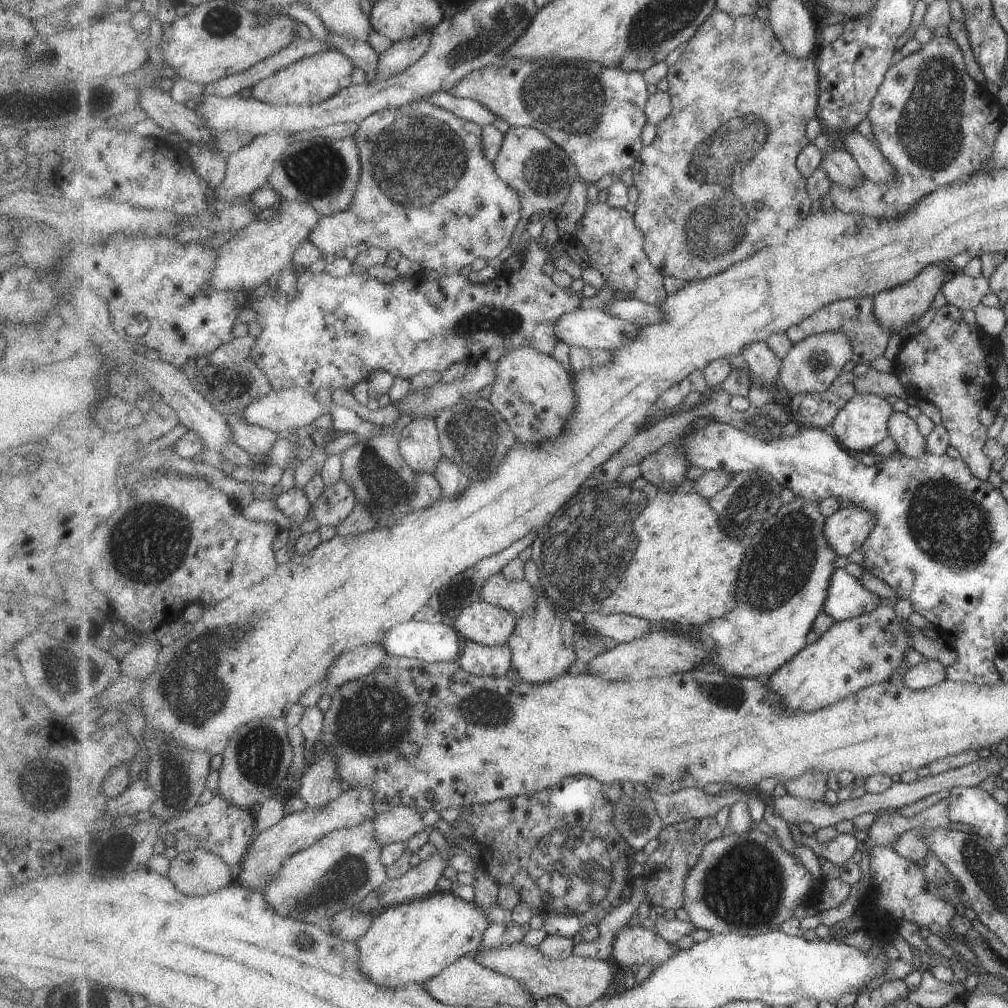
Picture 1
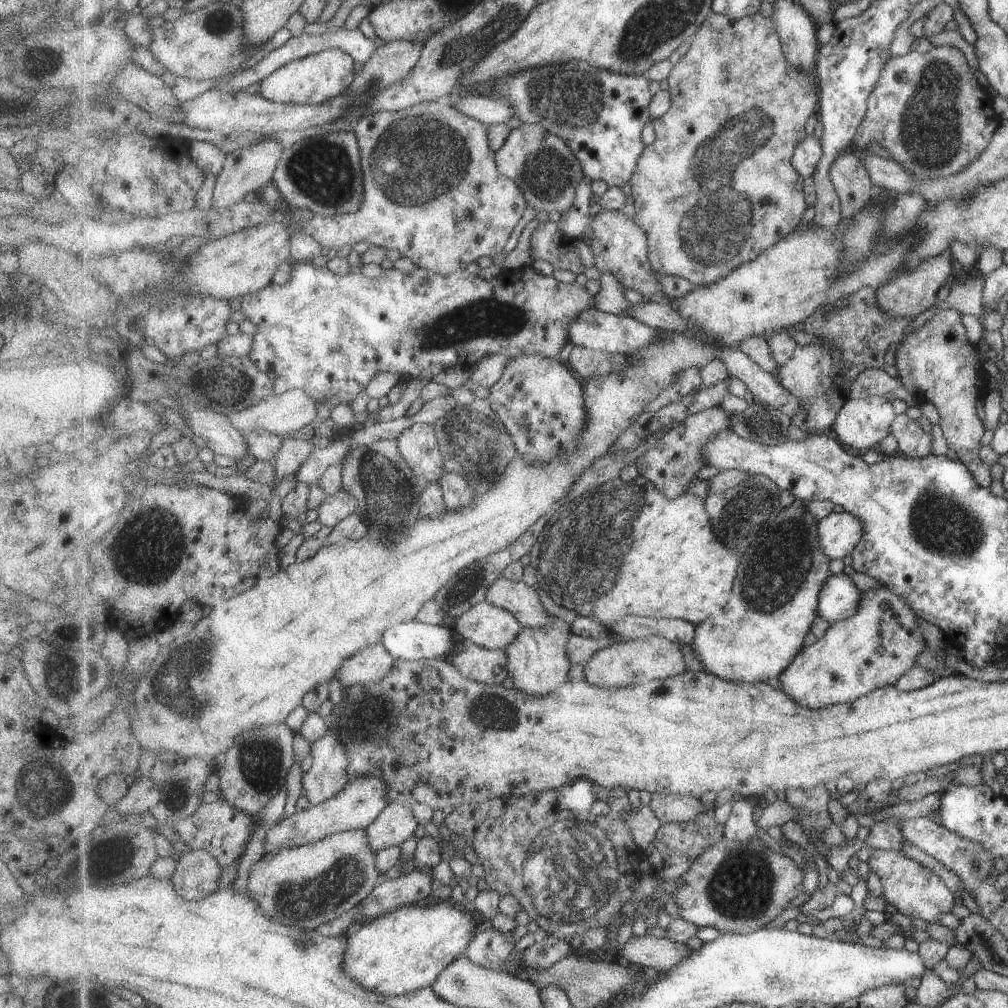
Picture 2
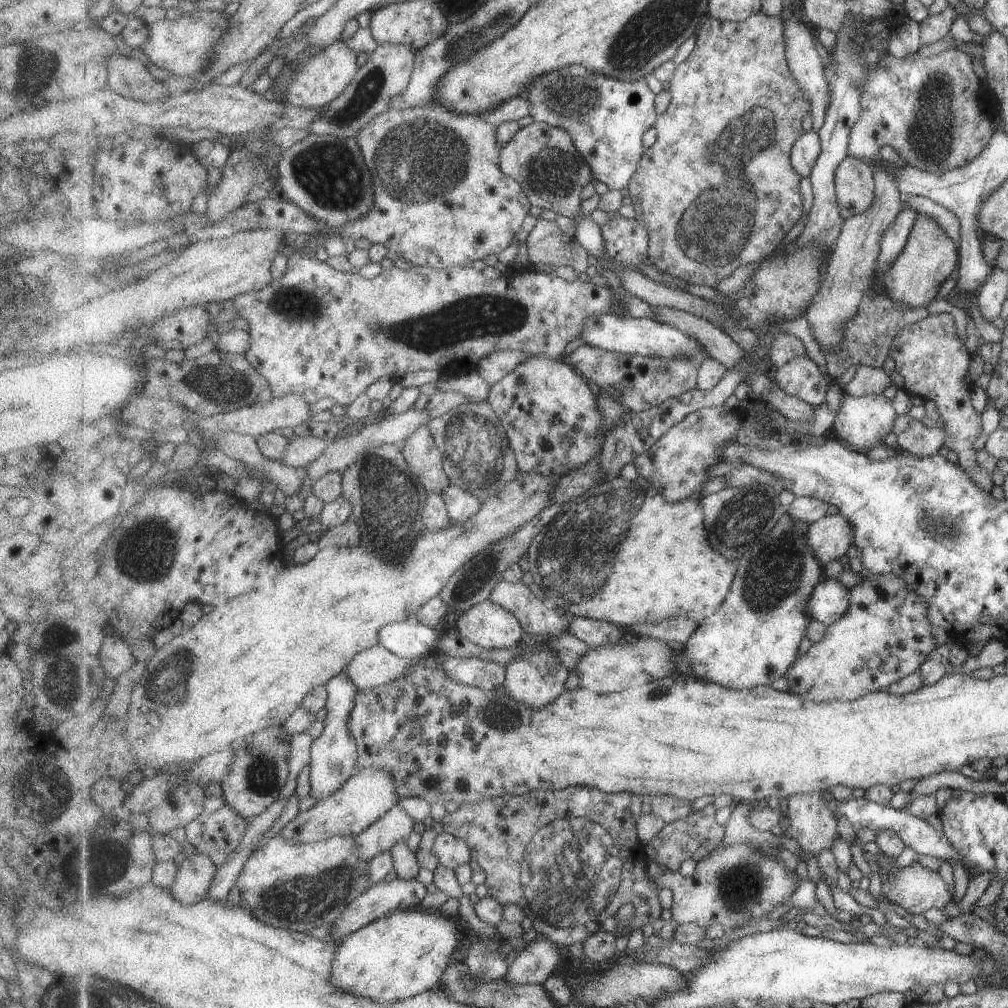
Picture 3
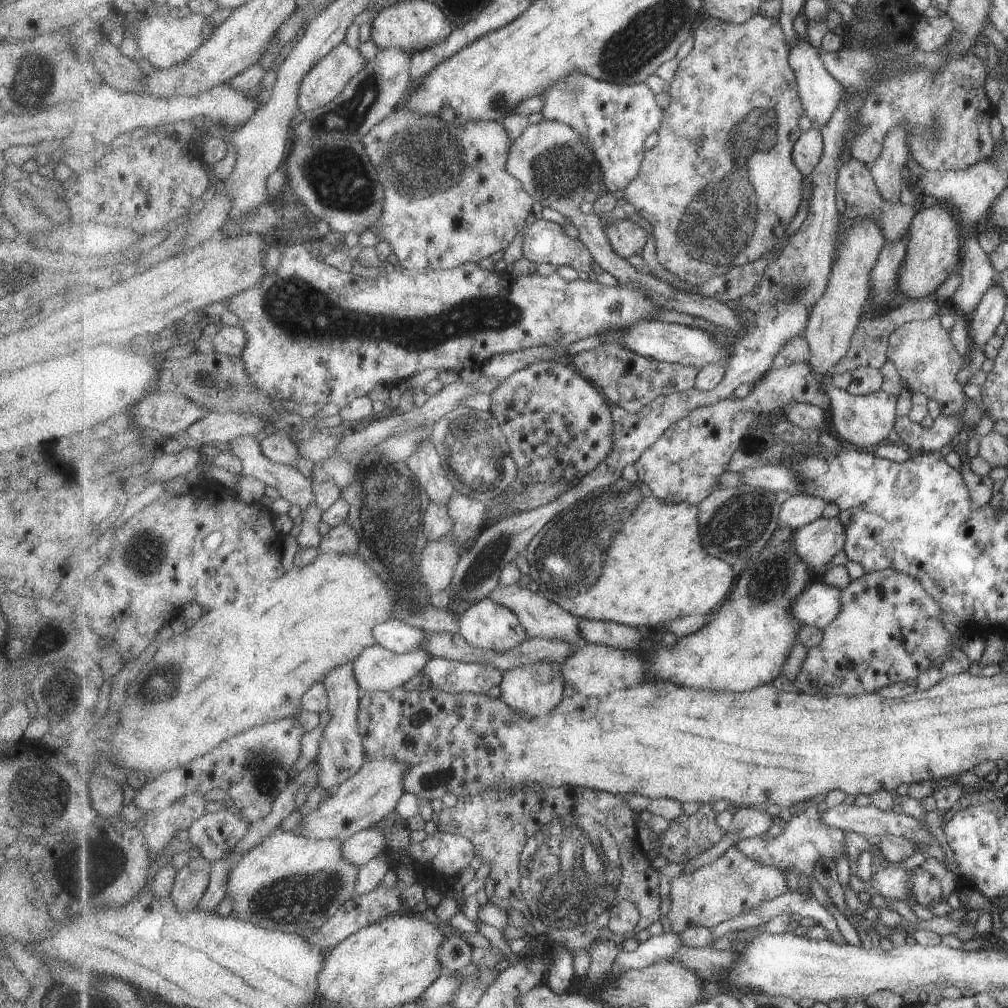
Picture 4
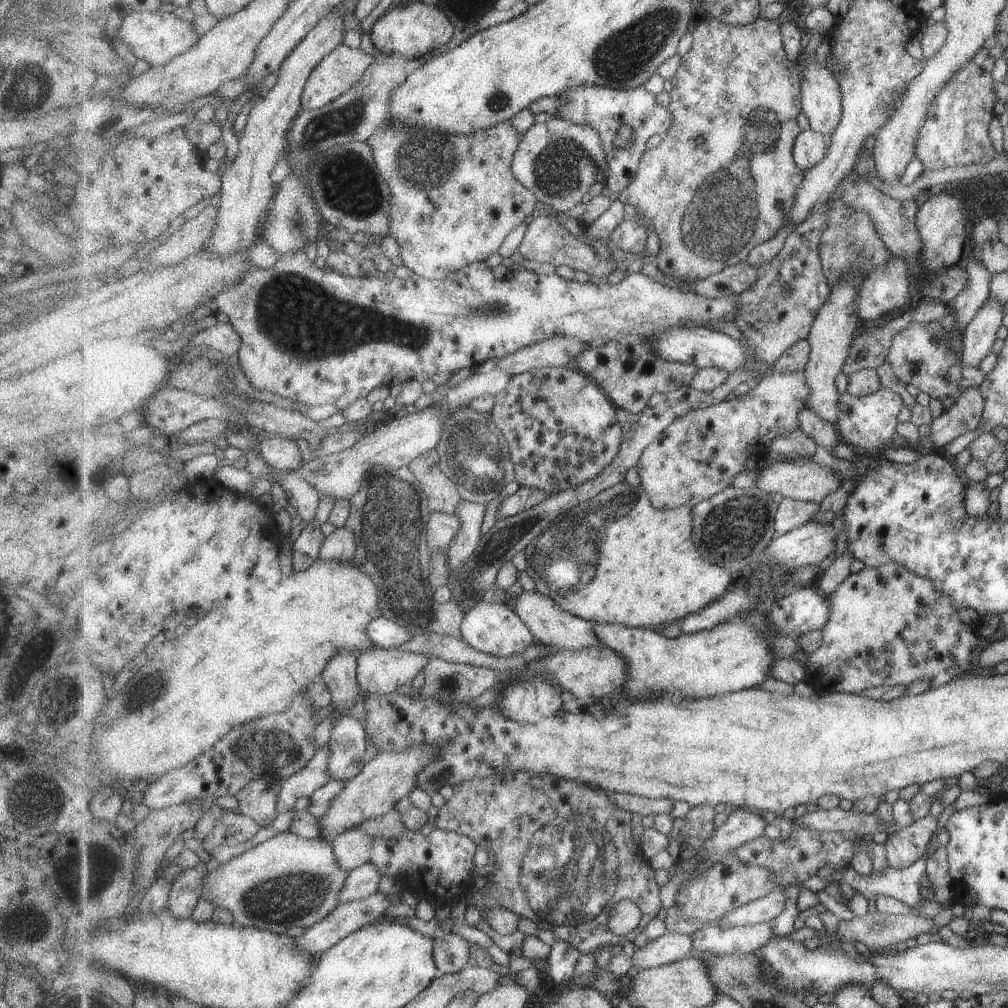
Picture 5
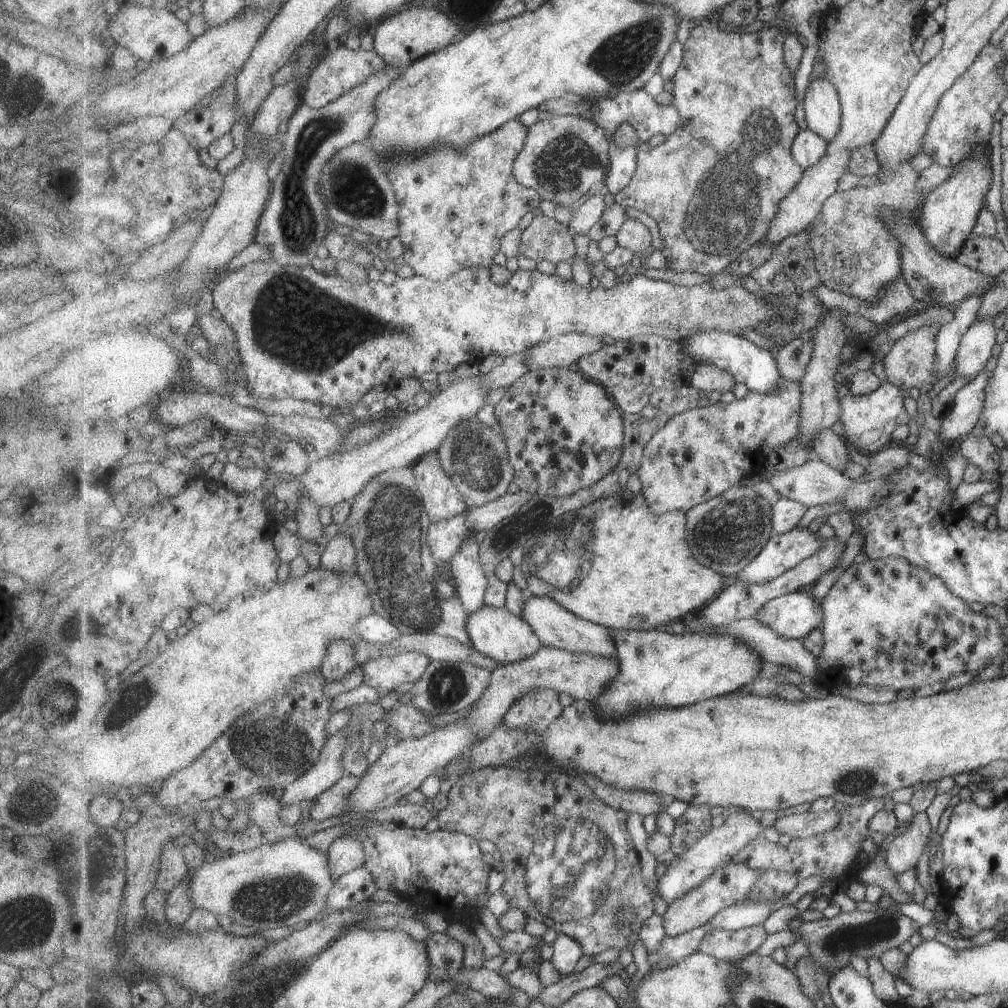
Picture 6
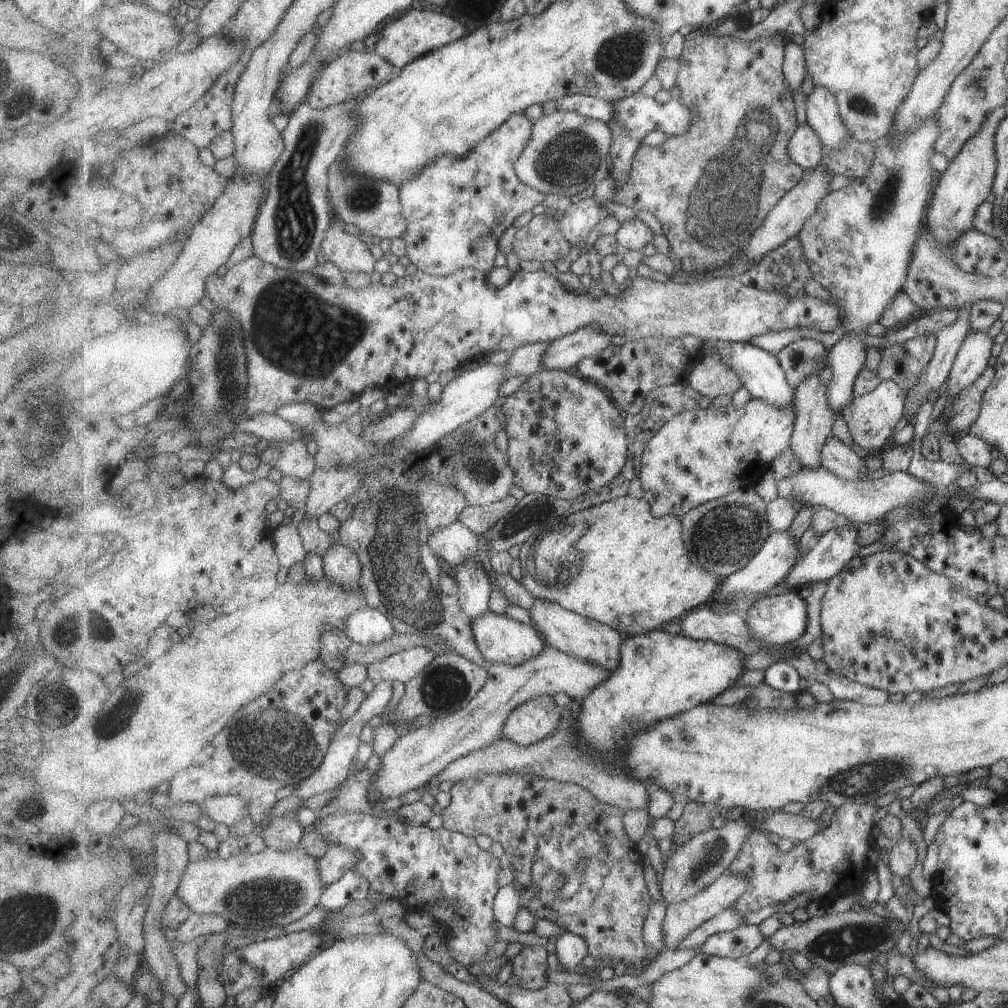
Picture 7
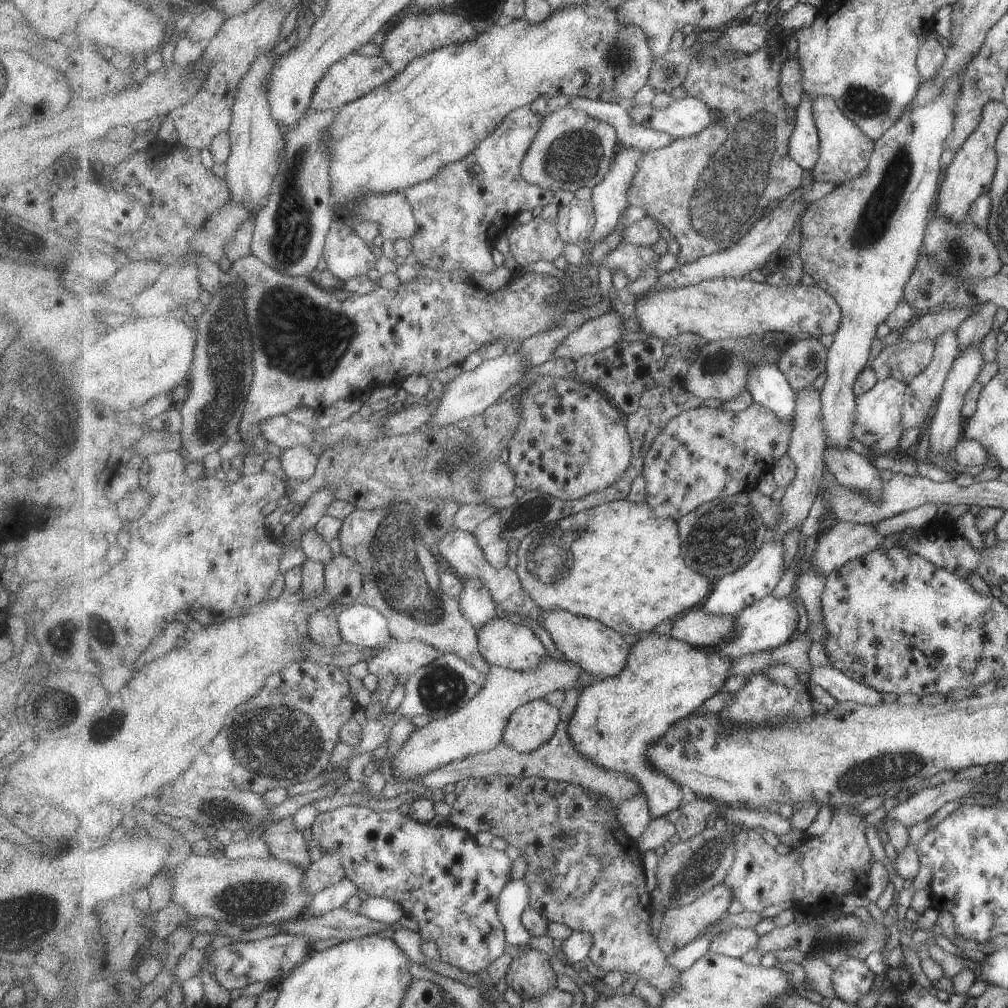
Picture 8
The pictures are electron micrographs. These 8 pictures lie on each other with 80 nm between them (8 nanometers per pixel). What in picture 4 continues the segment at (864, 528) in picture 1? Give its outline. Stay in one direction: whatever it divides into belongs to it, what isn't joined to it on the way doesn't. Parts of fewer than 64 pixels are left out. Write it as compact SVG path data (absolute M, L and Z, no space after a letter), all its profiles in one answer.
M839 515L832 519L821 517L797 530L794 534L794 545L802 559L819 570L820 568L823 569L827 562L831 562L841 550L845 551L846 538L846 528Z

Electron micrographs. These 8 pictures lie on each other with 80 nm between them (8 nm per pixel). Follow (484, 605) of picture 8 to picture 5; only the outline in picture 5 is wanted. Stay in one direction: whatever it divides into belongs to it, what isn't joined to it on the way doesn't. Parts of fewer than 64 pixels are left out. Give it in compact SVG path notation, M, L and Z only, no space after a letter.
M463 499L453 515L458 516L462 522L448 552L450 565L453 573L456 574L457 571L466 567L466 562L476 551L481 540L481 524L485 516L485 505Z

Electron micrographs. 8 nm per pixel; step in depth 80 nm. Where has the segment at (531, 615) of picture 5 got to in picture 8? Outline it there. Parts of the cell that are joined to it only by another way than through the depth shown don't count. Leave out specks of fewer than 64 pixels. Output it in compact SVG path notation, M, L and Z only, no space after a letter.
M540 609L540 623L551 633L559 650L565 658L579 663L586 671L596 677L614 677L627 666L632 646L623 635L604 622L585 618L563 609Z

